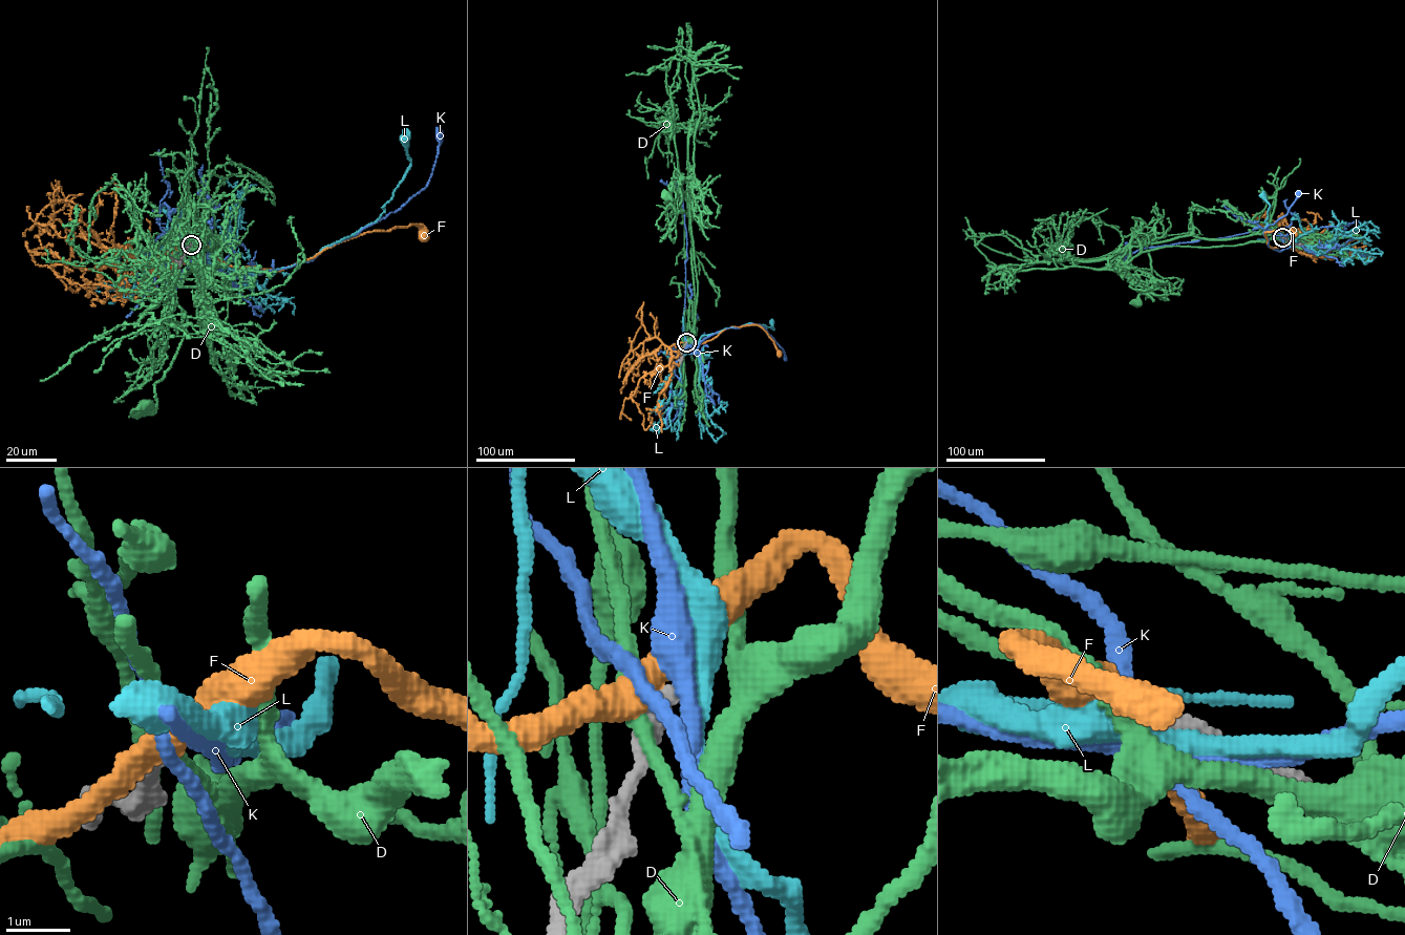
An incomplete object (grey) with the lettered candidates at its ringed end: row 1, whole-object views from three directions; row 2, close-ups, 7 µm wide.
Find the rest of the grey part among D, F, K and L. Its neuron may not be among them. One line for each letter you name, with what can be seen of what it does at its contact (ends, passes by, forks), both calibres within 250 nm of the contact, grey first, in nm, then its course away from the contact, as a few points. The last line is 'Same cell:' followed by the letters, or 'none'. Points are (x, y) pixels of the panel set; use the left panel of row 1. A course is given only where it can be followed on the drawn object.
Same cell: none

